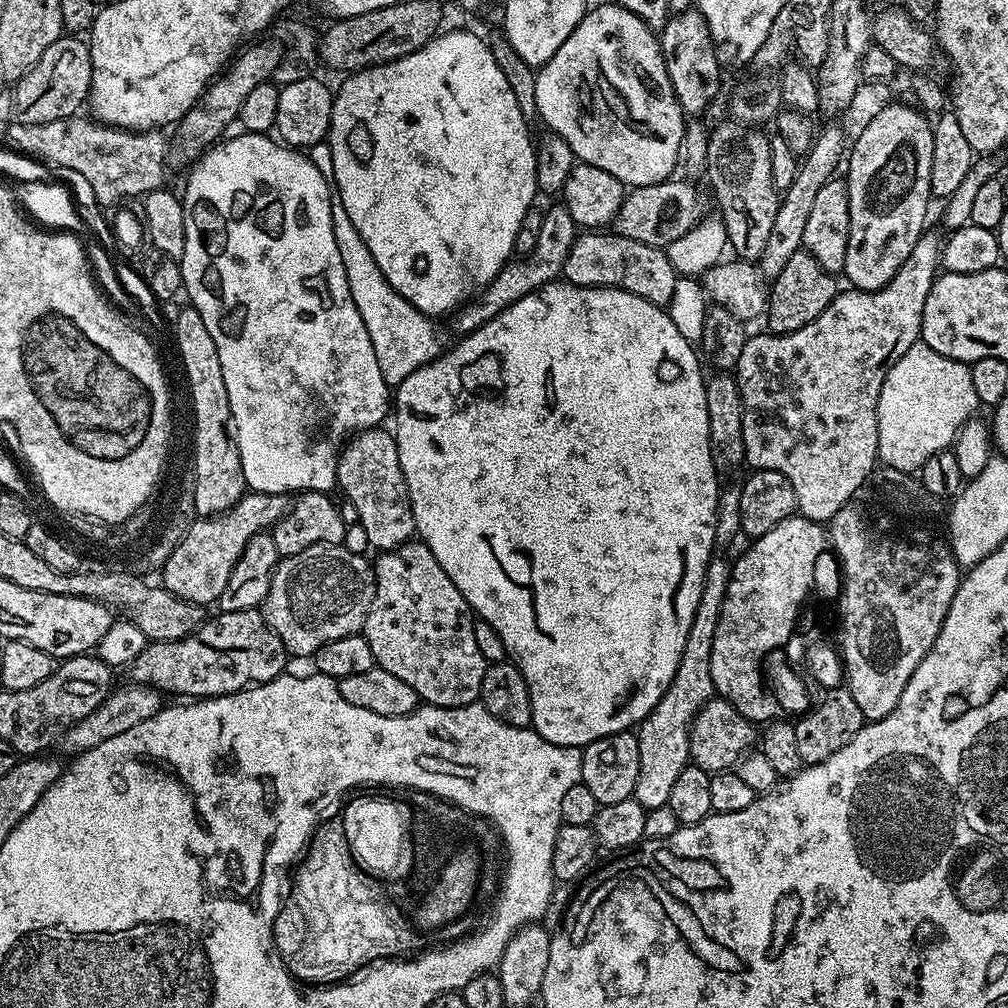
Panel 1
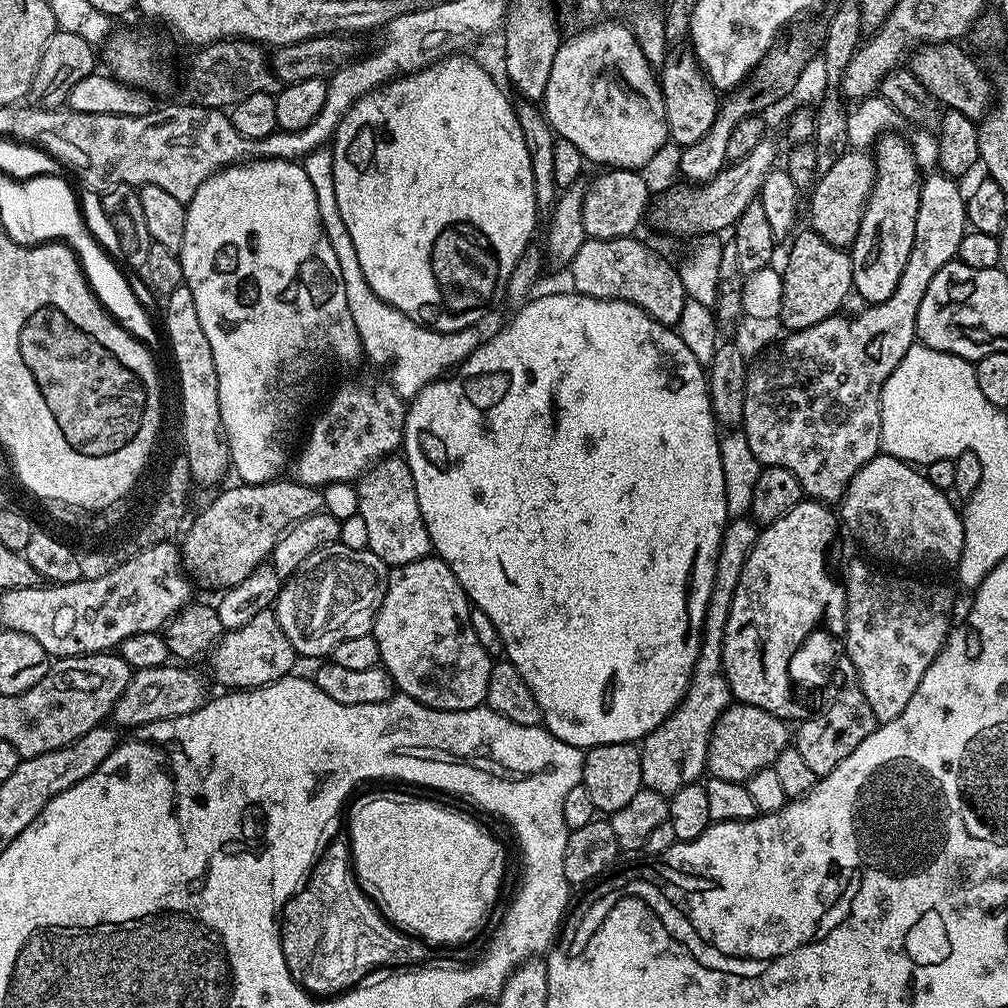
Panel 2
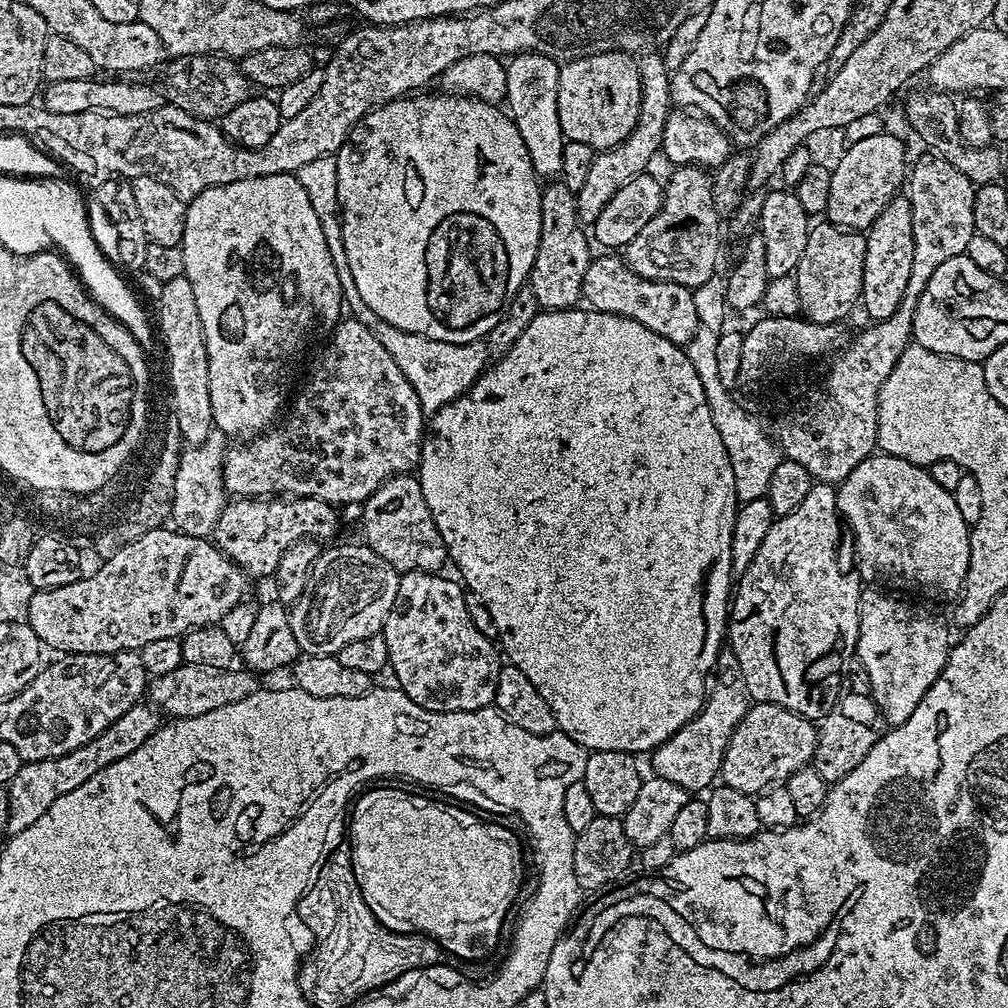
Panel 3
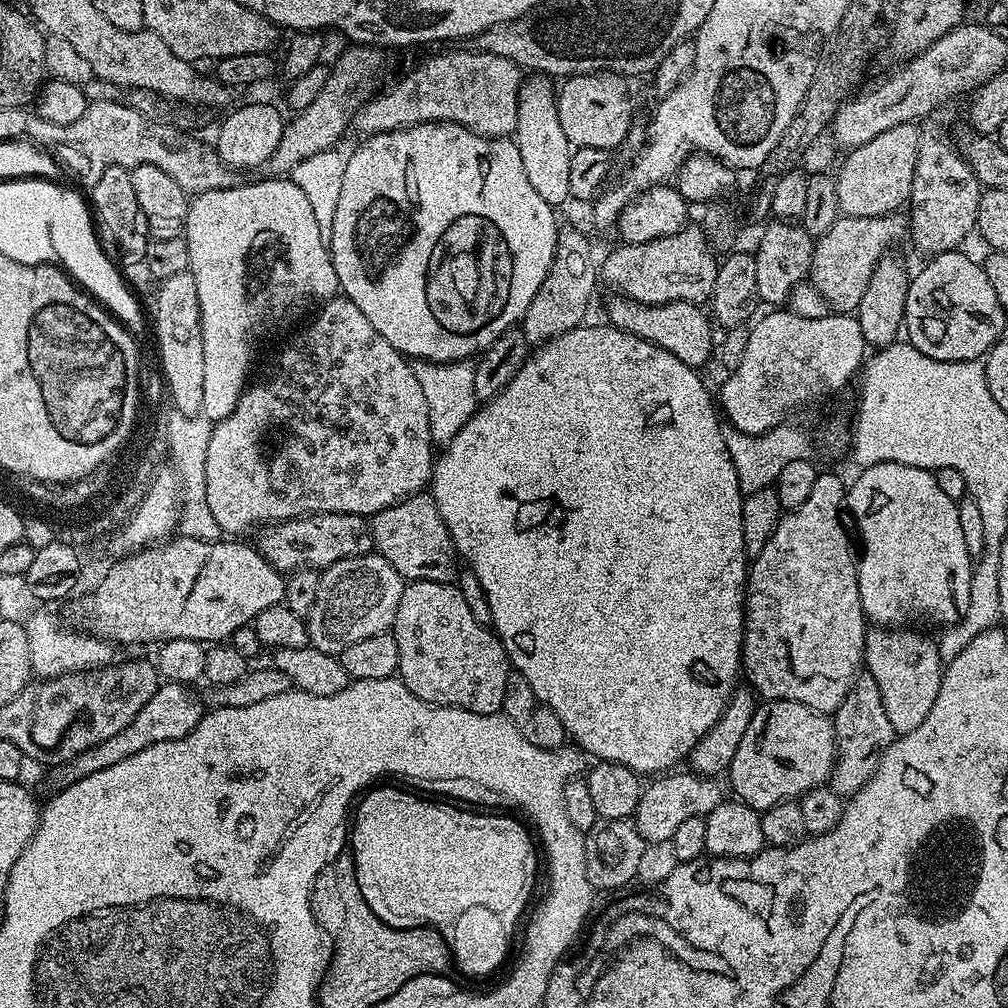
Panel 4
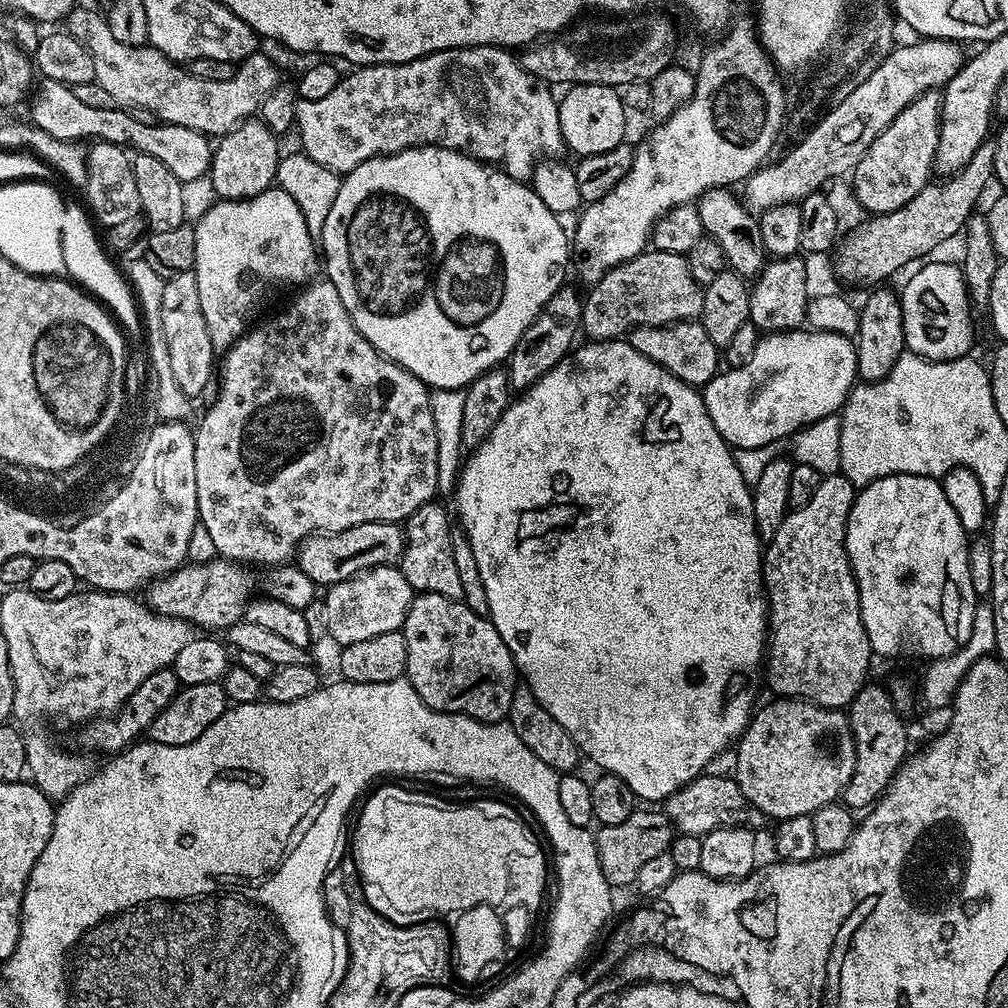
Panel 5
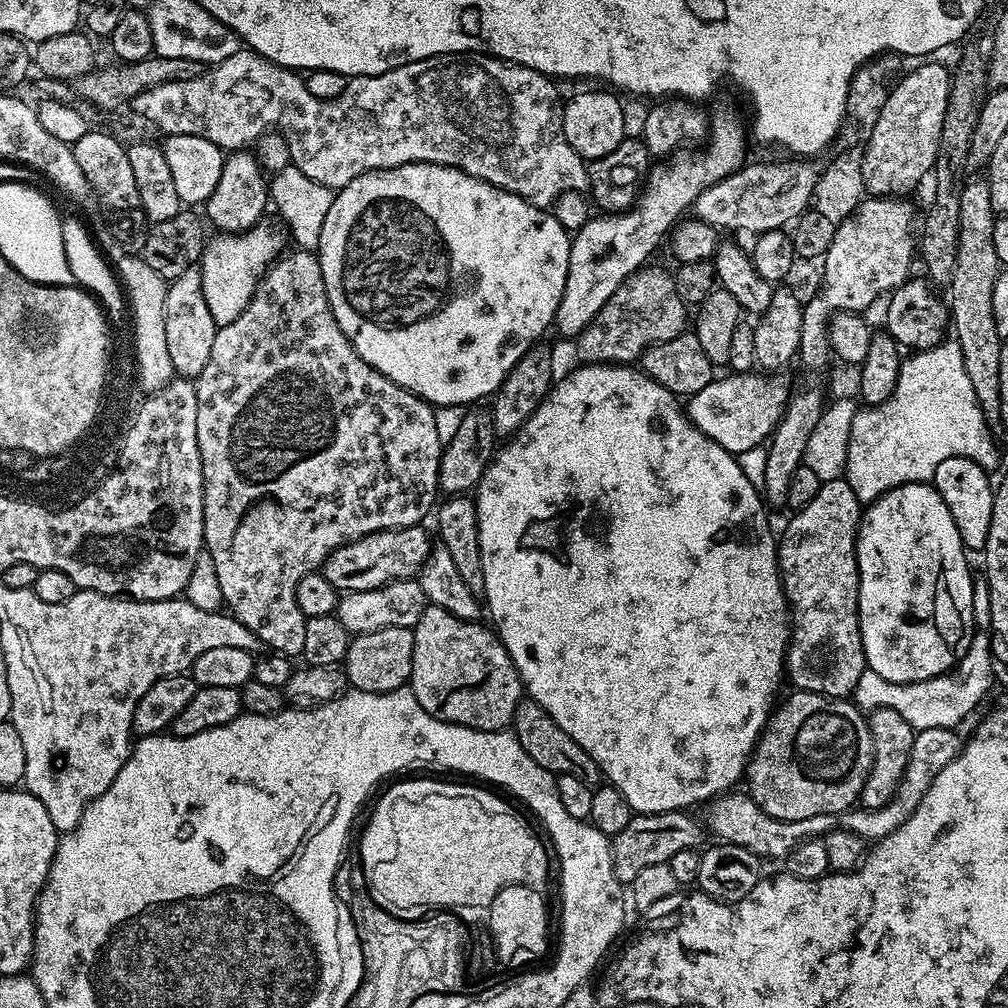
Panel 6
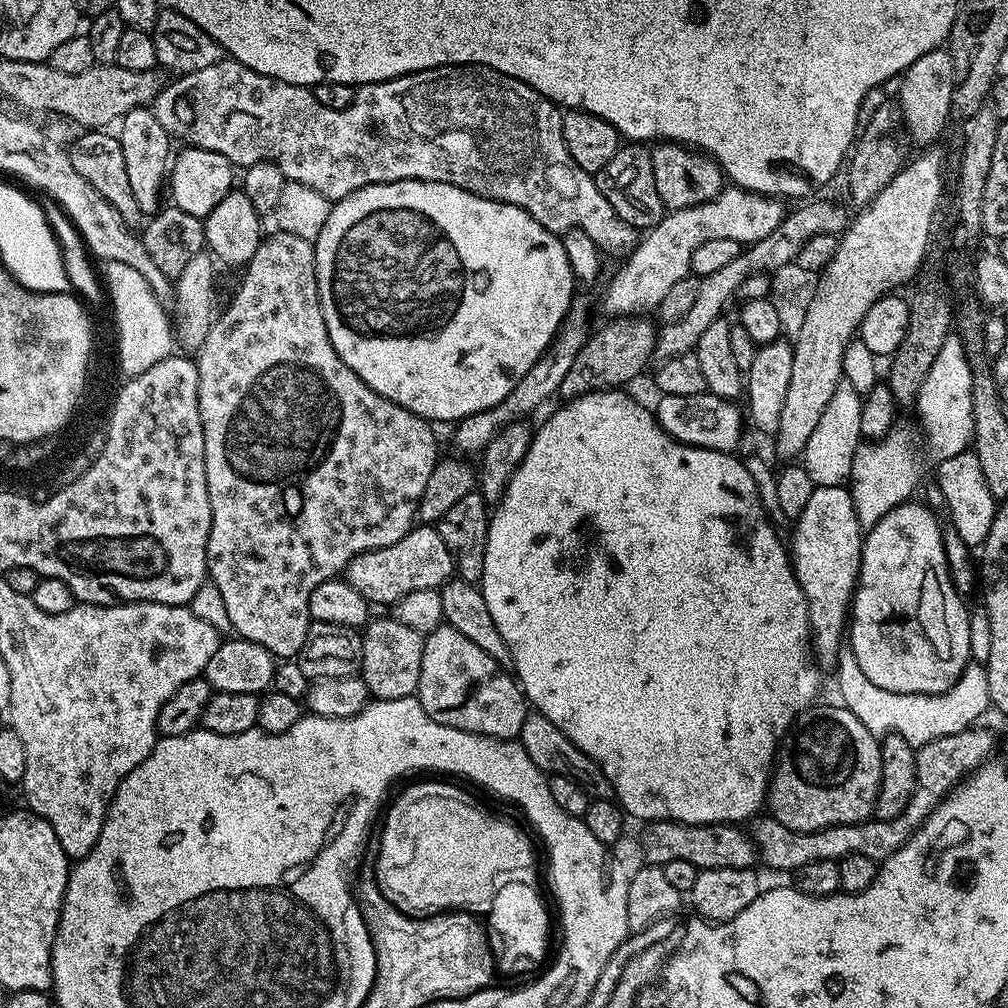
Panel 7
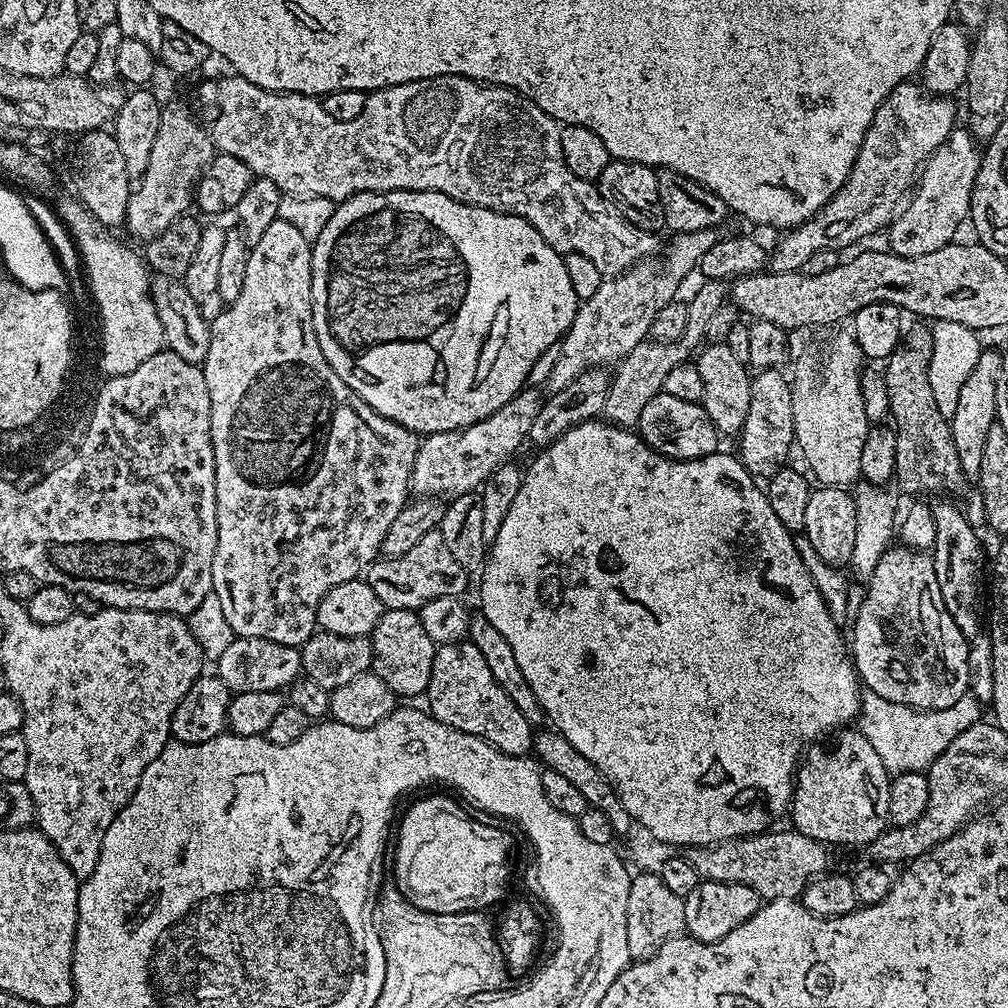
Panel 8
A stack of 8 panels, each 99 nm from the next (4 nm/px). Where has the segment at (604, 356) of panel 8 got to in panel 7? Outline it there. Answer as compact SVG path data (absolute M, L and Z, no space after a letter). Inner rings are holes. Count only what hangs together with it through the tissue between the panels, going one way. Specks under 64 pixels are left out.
M725 186L718 195L710 202L702 202L698 206L683 208L677 212L669 211L652 228L647 229L639 237L638 243L631 252L627 253L624 265L616 272L616 277L608 284L608 289L604 292L604 312L608 318L624 318L629 314L640 314L643 308L659 309L662 297L670 294L670 289L674 282L682 282L689 279L692 267L690 258L702 242L714 242L714 238L731 238L733 242L738 242L741 246L747 246L766 238L774 226L778 226L784 221L786 215L785 201L775 196L763 196L757 192L748 192L744 188L735 186Z

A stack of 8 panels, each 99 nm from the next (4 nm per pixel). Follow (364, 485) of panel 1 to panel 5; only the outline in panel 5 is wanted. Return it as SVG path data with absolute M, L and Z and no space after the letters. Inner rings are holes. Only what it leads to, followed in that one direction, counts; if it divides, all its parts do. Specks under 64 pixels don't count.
M439 502L423 504L414 514L410 514L402 524L404 530L404 552L400 555L398 567L410 582L413 593L429 592L442 594L455 600L462 597L462 581L454 563L452 538L454 529L448 521L448 512Z

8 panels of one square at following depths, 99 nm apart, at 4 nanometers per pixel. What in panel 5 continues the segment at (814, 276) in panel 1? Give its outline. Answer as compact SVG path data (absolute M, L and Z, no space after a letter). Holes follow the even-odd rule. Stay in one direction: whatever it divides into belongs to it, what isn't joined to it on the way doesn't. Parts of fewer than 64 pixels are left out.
M995 143L980 144L978 150L974 150L970 162L966 162L959 172L941 179L944 180L941 184L929 182L921 192L914 194L914 198L910 198L910 202L906 202L906 206L898 210L869 215L865 224L858 225L848 237L845 235L834 249L835 273L839 279L845 285L879 285L887 276L906 267L911 260L919 261L924 258L919 256L934 251L943 240L951 236L959 237L968 219L977 211L976 203L988 179L993 179L995 149Z

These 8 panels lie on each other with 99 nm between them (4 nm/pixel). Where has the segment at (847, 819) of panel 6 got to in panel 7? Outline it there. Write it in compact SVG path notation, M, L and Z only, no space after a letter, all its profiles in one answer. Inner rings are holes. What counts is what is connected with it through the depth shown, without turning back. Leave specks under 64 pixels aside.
M973 726L966 730L962 730L958 734L946 734L946 738L934 738L934 742L926 742L916 748L916 789L910 798L910 802L906 804L906 810L902 810L902 814L898 814L898 818L890 818L889 820L877 820L873 818L864 820L860 824L839 824L838 826L830 826L829 828L818 830L817 832L795 832L786 826L782 826L782 822L773 820L771 815L768 814L753 819L750 824L750 835L753 841L758 845L758 856L762 864L764 860L766 867L777 868L780 872L792 874L795 873L797 868L806 866L810 862L818 862L819 860L835 860L838 862L842 857L849 856L850 854L862 854L871 860L883 862L890 854L897 852L898 849L924 825L924 819L940 805L941 800L943 800L965 776L971 776L985 760L989 759L989 757L995 753L992 752L996 748L995 738L992 737L986 729L980 727L981 726Z

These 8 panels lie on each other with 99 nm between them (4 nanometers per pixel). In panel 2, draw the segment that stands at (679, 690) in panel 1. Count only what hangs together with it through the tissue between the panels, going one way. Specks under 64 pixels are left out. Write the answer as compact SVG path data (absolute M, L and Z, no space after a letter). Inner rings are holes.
M748 516L729 519L718 550L714 586L710 590L710 602L706 606L698 662L694 662L688 692L681 704L650 735L644 737L639 745L642 785L663 796L669 797L682 790L682 786L697 783L701 779L700 775L705 775L712 731L720 715L733 703L734 697L722 666L722 642L726 638L726 618L730 618L730 606L734 606L734 590L738 590L738 578L742 578L746 558L757 539L758 525L755 520Z

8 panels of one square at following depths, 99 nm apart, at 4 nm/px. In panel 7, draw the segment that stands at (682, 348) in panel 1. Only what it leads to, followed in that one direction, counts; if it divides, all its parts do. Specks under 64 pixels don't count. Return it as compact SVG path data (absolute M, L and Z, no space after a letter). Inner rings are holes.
M605 390L603 392L588 392L585 396L567 401L541 428L535 429L532 444L526 450L526 458L514 470L510 482L504 491L504 497L495 505L488 521L488 537L486 538L486 558L484 559L484 573L478 585L482 595L486 598L486 607L490 610L490 618L494 618L494 626L498 626L502 639L512 655L511 667L514 675L524 690L524 695L531 707L539 715L550 718L578 750L582 750L606 774L612 784L615 799L629 817L637 816L643 822L657 820L673 820L676 824L734 824L739 825L740 820L751 821L765 807L768 795L768 782L772 778L772 770L777 751L788 735L789 728L796 723L801 712L813 707L816 695L820 692L821 669L814 663L813 653L810 651L810 625L808 622L808 600L804 596L802 586L796 580L792 569L789 549L780 541L778 533L772 529L768 521L769 509L760 499L758 490L754 486L754 478L750 478L747 463L730 452L715 452L709 448L692 448L674 439L656 421L651 407L643 408L636 400L631 400L624 390Z

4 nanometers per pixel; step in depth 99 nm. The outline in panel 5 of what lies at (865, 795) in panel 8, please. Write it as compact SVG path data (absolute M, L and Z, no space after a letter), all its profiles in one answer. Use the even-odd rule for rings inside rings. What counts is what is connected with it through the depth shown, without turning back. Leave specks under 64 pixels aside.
M776 698L765 708L757 707L744 735L735 745L736 772L734 779L757 813L765 812L779 822L786 818L811 816L822 806L837 803L843 797L846 782L854 774L856 747L854 734L843 711L824 708L803 698Z

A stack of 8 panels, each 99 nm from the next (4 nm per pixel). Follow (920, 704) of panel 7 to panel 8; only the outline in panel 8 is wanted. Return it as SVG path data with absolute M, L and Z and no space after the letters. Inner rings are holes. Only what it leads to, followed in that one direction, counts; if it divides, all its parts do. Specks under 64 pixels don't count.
M865 691L860 697L858 731L864 735L866 742L870 742L870 746L874 746L874 751L878 753L878 758L882 758L882 766L886 766L888 773L927 773L928 767L936 761L938 754L945 752L950 746L950 742L954 742L954 738L958 738L958 734L962 734L962 730L981 723L980 711L982 711L980 701L971 694L958 698L958 702L954 702L954 706L946 706L946 710L926 710L922 712L919 708L902 706L898 702L890 702L878 694Z

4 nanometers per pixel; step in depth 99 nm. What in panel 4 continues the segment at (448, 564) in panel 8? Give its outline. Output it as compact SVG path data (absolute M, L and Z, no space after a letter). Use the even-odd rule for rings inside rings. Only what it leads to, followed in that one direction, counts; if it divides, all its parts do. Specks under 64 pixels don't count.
M318 512L298 516L294 520L273 523L260 534L258 550L266 562L270 562L282 574L291 574L297 568L323 570L339 560L371 553L374 548L369 521L353 512Z

